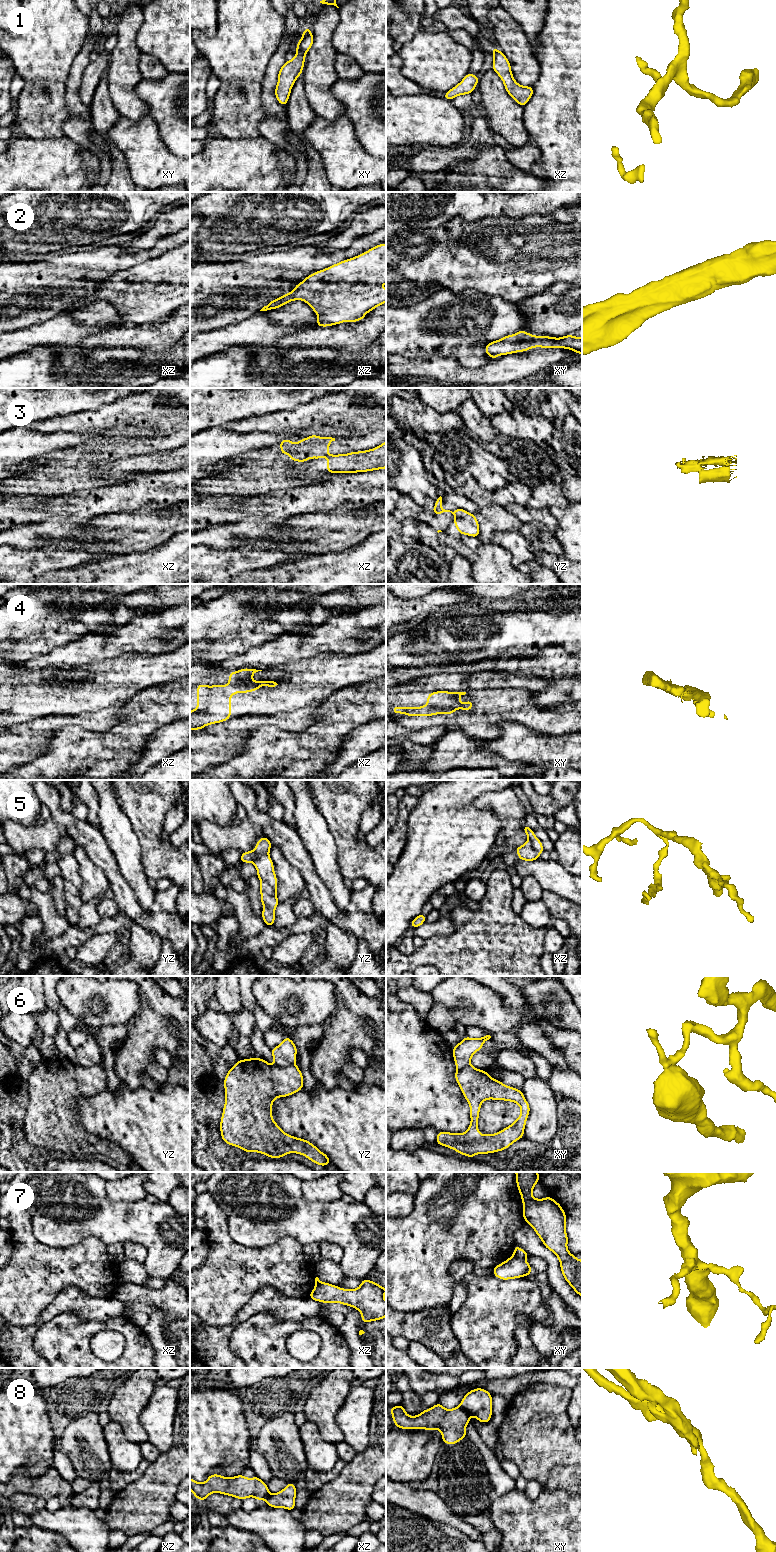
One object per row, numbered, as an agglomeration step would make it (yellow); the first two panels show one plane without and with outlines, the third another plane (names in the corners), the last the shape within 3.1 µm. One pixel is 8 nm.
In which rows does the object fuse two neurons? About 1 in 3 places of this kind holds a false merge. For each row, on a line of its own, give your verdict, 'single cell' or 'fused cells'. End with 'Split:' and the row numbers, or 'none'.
1: single cell
2: single cell
3: fused cells
4: fused cells
5: fused cells
6: fused cells
7: fused cells
8: fused cells
Split: 3, 4, 5, 6, 7, 8

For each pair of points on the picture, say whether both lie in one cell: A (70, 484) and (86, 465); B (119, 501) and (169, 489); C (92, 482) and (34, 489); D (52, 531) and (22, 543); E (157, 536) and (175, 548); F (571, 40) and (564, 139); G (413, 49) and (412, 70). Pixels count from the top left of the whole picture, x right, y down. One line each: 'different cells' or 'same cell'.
A: same cell
B: same cell
C: same cell
D: same cell
E: different cells
F: same cell
G: same cell

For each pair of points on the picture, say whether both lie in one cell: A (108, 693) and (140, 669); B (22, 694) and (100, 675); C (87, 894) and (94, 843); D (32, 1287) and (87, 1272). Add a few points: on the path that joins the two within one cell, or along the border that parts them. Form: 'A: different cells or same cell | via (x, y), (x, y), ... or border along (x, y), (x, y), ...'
A: same cell | via (116, 685), (132, 674)
B: same cell | via (42, 697), (81, 697), (83, 695)
C: different cells | border along (76, 846), (81, 846), (85, 850), (106, 878)
D: same cell | via (46, 1276), (73, 1274)

